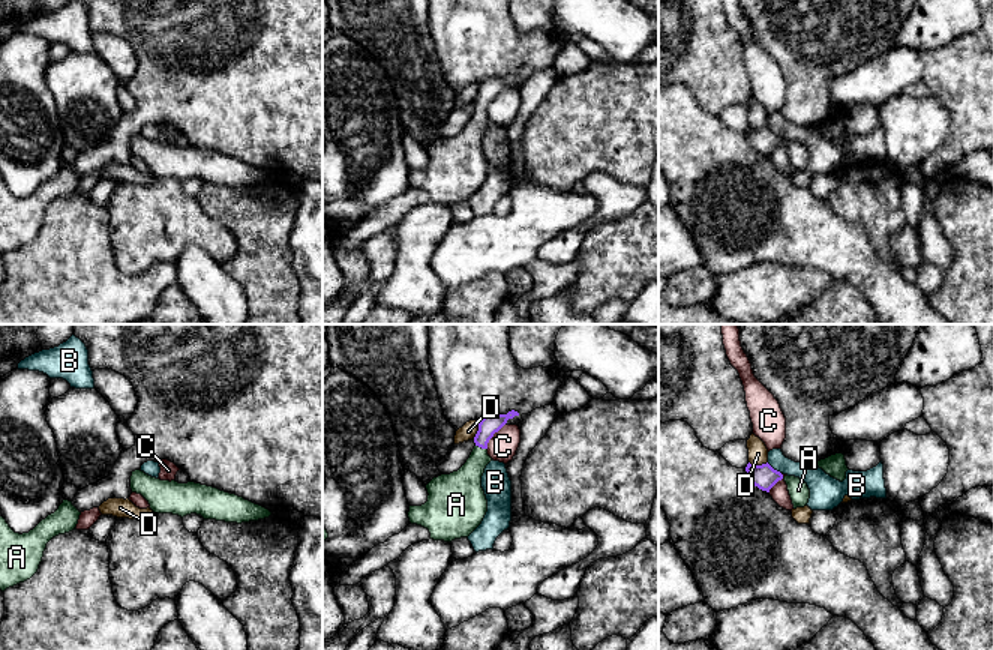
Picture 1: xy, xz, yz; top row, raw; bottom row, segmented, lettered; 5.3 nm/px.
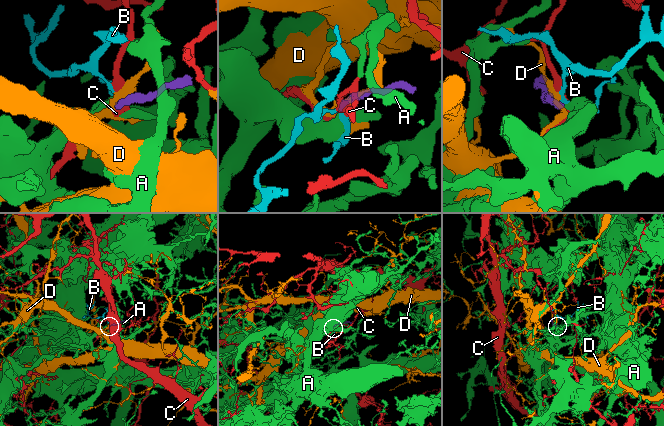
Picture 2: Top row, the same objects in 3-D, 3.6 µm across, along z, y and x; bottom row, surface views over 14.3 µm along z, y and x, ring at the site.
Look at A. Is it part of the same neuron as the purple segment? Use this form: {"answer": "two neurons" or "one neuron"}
{"answer": "one neuron"}

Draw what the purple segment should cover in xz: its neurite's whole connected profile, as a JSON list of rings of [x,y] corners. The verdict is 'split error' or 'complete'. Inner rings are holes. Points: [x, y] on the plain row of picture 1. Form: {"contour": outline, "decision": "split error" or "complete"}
{"contour": [[[512,74],[507,78],[488,78],[478,87],[474,113],[466,126],[450,138],[434,141],[428,149],[428,165],[410,170],[411,188],[429,194],[430,203],[452,206],[468,201],[483,185],[488,164],[482,152],[482,140],[492,125],[488,107],[508,83],[519,80]]], "decision": "split error"}

